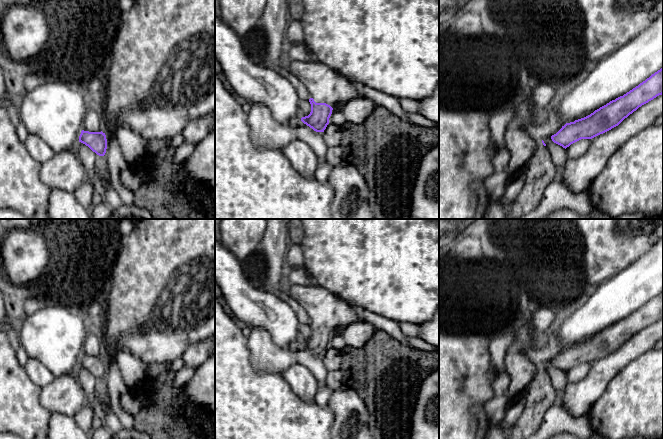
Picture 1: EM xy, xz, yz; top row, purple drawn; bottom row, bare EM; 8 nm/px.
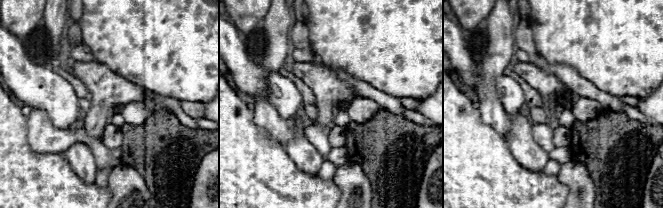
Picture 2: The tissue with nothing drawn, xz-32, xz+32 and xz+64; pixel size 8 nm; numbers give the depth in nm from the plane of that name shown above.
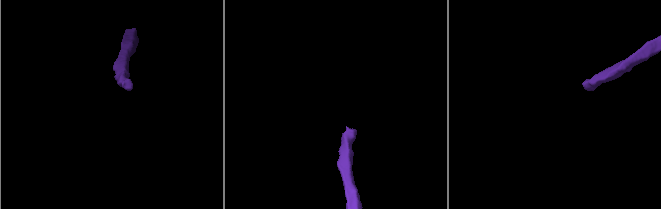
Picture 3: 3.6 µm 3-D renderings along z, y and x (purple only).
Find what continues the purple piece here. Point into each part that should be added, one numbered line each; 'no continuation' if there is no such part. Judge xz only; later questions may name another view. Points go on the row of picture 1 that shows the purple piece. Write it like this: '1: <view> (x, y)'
1: xz (326, 86)

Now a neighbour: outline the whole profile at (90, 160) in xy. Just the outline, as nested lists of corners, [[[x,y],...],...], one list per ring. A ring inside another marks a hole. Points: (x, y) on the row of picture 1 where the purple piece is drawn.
[[[79,141],[75,146],[75,151],[81,163],[85,167],[88,176],[87,179],[90,181],[90,179],[95,174],[100,172],[99,169],[100,156],[93,152],[88,146]]]

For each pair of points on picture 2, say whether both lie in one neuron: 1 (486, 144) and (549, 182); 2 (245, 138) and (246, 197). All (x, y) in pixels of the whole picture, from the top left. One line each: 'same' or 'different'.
1: same
2: same

